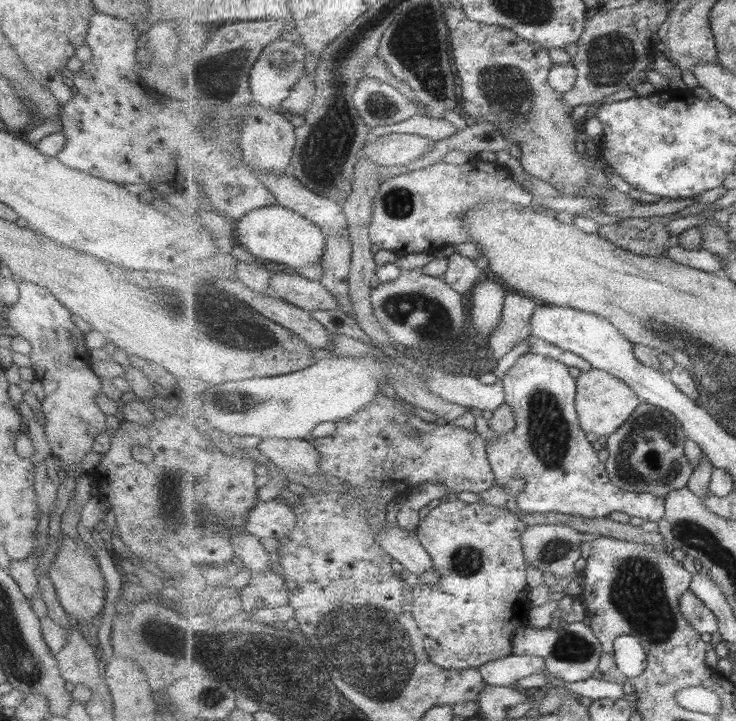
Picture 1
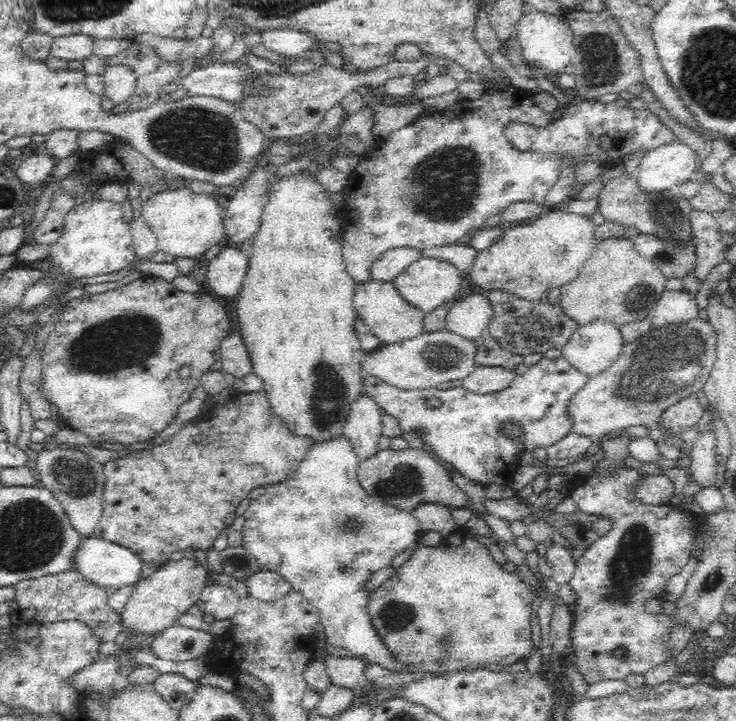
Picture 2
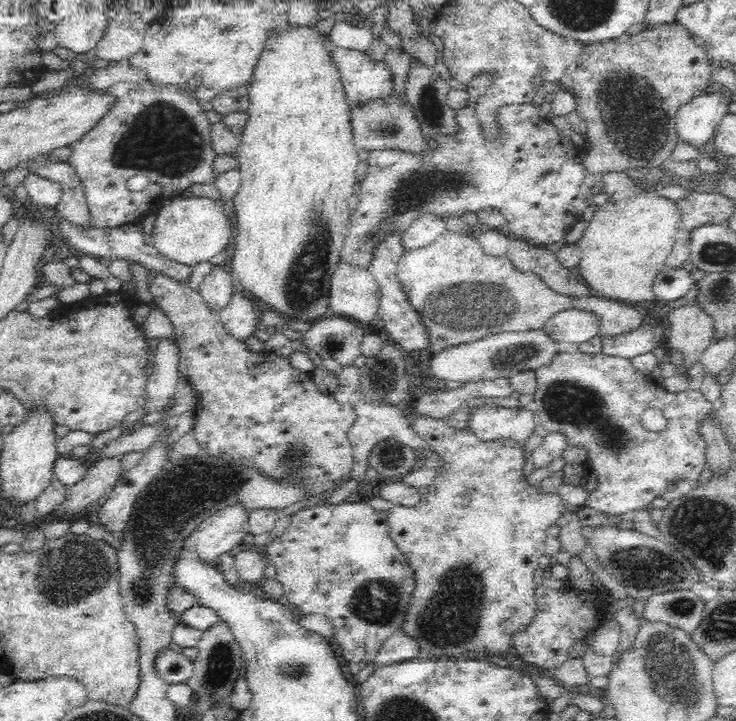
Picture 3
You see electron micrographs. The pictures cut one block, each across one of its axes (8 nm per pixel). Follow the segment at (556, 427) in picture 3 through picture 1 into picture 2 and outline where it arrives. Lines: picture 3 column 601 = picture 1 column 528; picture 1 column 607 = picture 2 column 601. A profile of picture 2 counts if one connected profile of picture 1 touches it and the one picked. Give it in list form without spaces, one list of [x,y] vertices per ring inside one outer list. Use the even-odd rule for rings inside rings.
[[[594,467],[594,469],[586,474],[583,477],[576,477],[574,480],[568,484],[568,490],[570,490],[570,498],[576,503],[578,506],[578,511],[583,514],[594,514],[599,515],[601,518],[610,518],[612,521],[612,530],[605,536],[598,537],[598,540],[595,540],[593,544],[584,552],[584,555],[576,560],[576,568],[574,576],[572,580],[569,582],[571,586],[571,590],[575,592],[577,595],[577,600],[574,607],[574,626],[572,631],[571,644],[569,647],[569,653],[571,653],[571,657],[573,662],[576,664],[576,668],[578,668],[578,672],[584,676],[584,680],[586,682],[590,682],[590,684],[594,684],[595,682],[602,682],[602,680],[626,680],[629,674],[641,674],[644,673],[654,667],[663,665],[668,663],[669,661],[674,662],[675,656],[673,656],[672,651],[668,647],[669,642],[672,638],[672,620],[666,614],[650,614],[647,613],[644,609],[645,601],[650,598],[660,598],[663,597],[667,588],[667,581],[670,577],[678,574],[682,571],[682,569],[689,563],[692,557],[692,542],[696,540],[696,535],[700,533],[699,526],[694,523],[692,518],[686,516],[684,512],[673,506],[669,505],[650,505],[644,504],[644,502],[639,499],[628,500],[628,496],[630,495],[630,487],[637,482],[640,477],[640,471],[635,470],[634,468],[629,468],[629,470],[625,470],[624,468],[599,468]],[[618,646],[622,646],[624,650],[626,650],[627,655],[623,660],[619,660],[611,655],[612,650],[616,650]]]

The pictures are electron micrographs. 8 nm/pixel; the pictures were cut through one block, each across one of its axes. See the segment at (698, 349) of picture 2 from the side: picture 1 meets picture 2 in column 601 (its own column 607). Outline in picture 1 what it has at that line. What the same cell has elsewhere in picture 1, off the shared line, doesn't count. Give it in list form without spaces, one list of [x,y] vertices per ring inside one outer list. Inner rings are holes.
[[[593,368],[581,371],[577,377],[576,407],[580,416],[581,428],[593,432],[598,437],[611,436],[629,420],[629,417],[640,406],[642,399],[625,381],[619,380],[611,372]]]

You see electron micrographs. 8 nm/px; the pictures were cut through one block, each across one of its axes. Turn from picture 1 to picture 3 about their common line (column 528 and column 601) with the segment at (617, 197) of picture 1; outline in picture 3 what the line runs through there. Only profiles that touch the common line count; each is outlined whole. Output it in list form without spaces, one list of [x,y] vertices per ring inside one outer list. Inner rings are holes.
[[[678,23],[660,24],[658,28],[652,30],[645,29],[639,34],[622,34],[622,36],[610,40],[602,40],[588,46],[584,46],[582,54],[576,57],[564,72],[564,76],[560,78],[560,88],[568,91],[576,99],[576,111],[582,116],[587,124],[587,135],[592,145],[590,150],[583,152],[581,163],[588,173],[598,174],[604,171],[623,172],[627,168],[648,168],[656,166],[660,162],[669,160],[673,149],[680,142],[678,133],[676,132],[675,114],[677,110],[686,104],[693,96],[703,93],[713,81],[715,73],[710,67],[708,57],[705,55],[704,49],[700,43],[694,43],[692,37],[688,35],[688,31]]]

